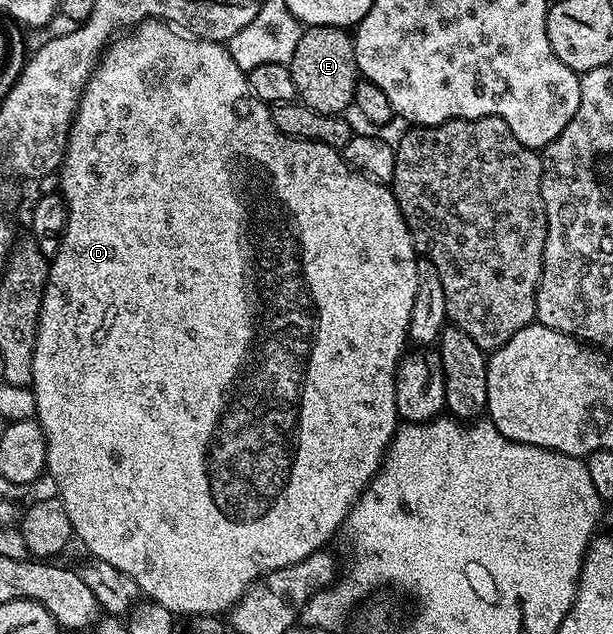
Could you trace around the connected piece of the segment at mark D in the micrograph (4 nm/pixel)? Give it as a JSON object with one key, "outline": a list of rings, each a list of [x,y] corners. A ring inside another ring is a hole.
{"outline":[[[148,18],[148,19],[146,19],[146,20],[143,20],[143,21],[142,21],[142,22],[140,22],[140,24],[136,24],[136,25],[135,25],[135,27],[134,27],[134,28],[132,28],[132,29],[130,29],[130,30],[127,30],[127,31],[124,31],[124,32],[123,32],[123,33],[122,33],[122,34],[119,34],[119,35],[116,35],[116,36],[115,36],[115,37],[114,37],[114,39],[112,39],[112,41],[111,41],[111,43],[110,43],[110,44],[108,44],[108,45],[107,45],[107,47],[106,47],[106,49],[105,49],[105,51],[104,51],[104,52],[103,52],[103,53],[102,53],[102,55],[100,55],[100,58],[99,58],[99,64],[98,64],[98,65],[97,65],[97,66],[96,66],[96,68],[94,68],[94,69],[93,69],[93,70],[92,70],[92,71],[91,71],[91,76],[90,76],[90,78],[89,78],[89,79],[88,79],[88,80],[87,80],[87,84],[86,84],[86,85],[85,85],[85,87],[83,87],[83,93],[82,93],[82,94],[81,94],[81,98],[80,98],[80,99],[79,99],[79,105],[78,105],[78,106],[77,106],[77,110],[76,110],[76,111],[75,111],[75,117],[74,117],[74,118],[73,118],[73,122],[72,122],[72,123],[71,123],[71,129],[70,129],[70,130],[69,130],[69,134],[68,134],[68,135],[67,135],[67,149],[66,149],[66,150],[65,150],[65,154],[64,154],[64,155],[63,155],[63,165],[62,165],[62,166],[60,166],[60,167],[59,167],[59,170],[58,170],[58,173],[57,173],[57,179],[59,179],[59,185],[57,185],[57,188],[58,188],[58,191],[59,191],[59,192],[60,192],[60,193],[61,193],[61,195],[62,195],[62,197],[63,197],[63,201],[64,201],[64,202],[65,202],[65,203],[66,203],[66,204],[67,204],[67,221],[66,221],[66,222],[65,222],[65,230],[64,230],[64,231],[63,231],[63,237],[62,237],[62,238],[61,238],[61,246],[60,246],[60,247],[59,247],[59,249],[58,249],[58,250],[57,250],[57,254],[56,254],[56,255],[55,255],[55,256],[52,256],[52,257],[50,257],[50,260],[49,260],[49,267],[48,267],[48,270],[47,270],[47,285],[46,285],[46,286],[45,286],[45,290],[44,290],[44,291],[43,291],[43,301],[42,301],[42,302],[41,302],[41,310],[40,310],[40,311],[39,311],[39,329],[38,329],[38,330],[37,330],[37,338],[36,338],[36,339],[35,339],[35,349],[34,349],[34,350],[33,350],[33,378],[32,378],[32,379],[31,379],[31,387],[30,387],[30,389],[31,389],[31,392],[32,392],[32,394],[34,394],[34,396],[35,396],[35,415],[34,415],[34,419],[36,419],[36,420],[38,420],[38,422],[39,422],[39,425],[40,425],[40,426],[41,426],[41,430],[42,430],[42,431],[43,431],[43,433],[44,433],[44,434],[45,434],[45,442],[46,442],[46,443],[47,443],[47,466],[46,466],[46,469],[45,469],[45,472],[46,472],[46,475],[47,475],[47,476],[48,476],[48,477],[49,477],[49,476],[50,476],[50,475],[51,475],[51,480],[52,480],[52,482],[53,482],[53,483],[55,483],[55,488],[56,488],[56,489],[55,489],[55,488],[54,488],[54,491],[55,491],[55,492],[56,492],[56,493],[57,493],[57,495],[58,495],[58,498],[59,498],[59,501],[60,501],[60,502],[61,502],[61,503],[63,503],[63,505],[64,505],[64,506],[65,506],[65,514],[69,514],[69,522],[70,522],[70,523],[71,523],[71,531],[72,531],[72,533],[74,533],[74,535],[75,535],[75,536],[76,536],[76,537],[77,537],[77,540],[80,540],[80,542],[81,542],[81,543],[83,543],[83,544],[84,544],[84,546],[85,546],[85,547],[87,547],[87,548],[88,548],[88,550],[89,550],[89,551],[91,551],[91,553],[90,553],[90,555],[91,555],[91,556],[92,556],[92,557],[94,557],[94,559],[97,559],[97,560],[100,560],[100,561],[101,561],[101,562],[109,562],[109,566],[117,566],[117,570],[121,570],[121,571],[122,571],[122,572],[124,572],[124,573],[125,573],[125,574],[129,574],[129,578],[133,578],[133,582],[134,582],[134,583],[135,583],[135,587],[136,587],[136,588],[138,588],[138,589],[139,589],[139,591],[140,591],[140,593],[142,593],[142,595],[143,595],[143,596],[144,596],[144,597],[146,597],[146,599],[148,599],[148,600],[155,600],[155,601],[157,601],[157,603],[158,603],[158,604],[160,604],[160,605],[161,605],[161,606],[165,606],[165,610],[169,610],[169,611],[170,611],[170,612],[174,612],[174,613],[176,613],[176,614],[178,614],[178,615],[179,615],[179,616],[180,616],[180,617],[183,617],[183,618],[190,618],[190,617],[192,617],[192,616],[214,616],[214,615],[216,615],[216,614],[223,614],[223,613],[226,613],[226,612],[227,612],[227,611],[228,611],[228,610],[230,610],[230,609],[232,609],[232,608],[234,608],[234,606],[235,606],[235,603],[237,603],[237,601],[239,601],[239,599],[241,599],[241,598],[242,598],[242,597],[243,597],[243,595],[244,595],[244,594],[245,594],[245,590],[246,590],[246,589],[247,589],[247,587],[248,587],[248,586],[250,586],[250,584],[253,584],[253,583],[255,583],[255,581],[256,581],[256,580],[258,580],[258,579],[260,579],[260,578],[263,578],[263,577],[266,577],[266,575],[267,575],[267,573],[269,573],[269,572],[272,572],[272,571],[273,571],[273,570],[277,570],[277,569],[278,569],[278,568],[291,568],[291,567],[293,567],[293,566],[294,566],[294,565],[295,565],[295,564],[299,564],[299,563],[301,563],[301,561],[303,561],[303,560],[304,560],[304,559],[305,559],[305,558],[309,558],[309,557],[310,557],[310,556],[312,556],[312,555],[313,555],[313,553],[315,553],[315,552],[317,552],[317,551],[320,551],[320,549],[322,549],[322,548],[323,548],[323,547],[324,547],[324,546],[327,546],[327,543],[329,543],[329,542],[330,542],[330,540],[331,540],[331,535],[333,535],[333,534],[334,534],[334,532],[335,532],[335,531],[337,531],[337,530],[338,530],[338,528],[339,528],[339,531],[340,531],[340,529],[342,529],[342,528],[343,528],[343,527],[344,527],[344,524],[345,524],[345,521],[346,521],[346,518],[347,518],[347,515],[349,515],[349,513],[351,513],[351,507],[353,507],[353,506],[354,506],[354,504],[356,504],[356,502],[358,502],[358,500],[359,500],[359,496],[360,496],[360,495],[361,495],[361,493],[363,493],[363,492],[364,492],[364,490],[365,490],[365,489],[366,489],[366,488],[367,488],[367,483],[368,483],[368,482],[370,482],[370,481],[371,481],[371,479],[373,479],[373,477],[374,477],[374,476],[376,476],[376,475],[377,475],[377,474],[378,474],[378,472],[379,472],[379,467],[381,467],[381,465],[382,465],[382,464],[383,464],[383,458],[384,458],[384,456],[386,456],[386,455],[387,455],[387,447],[388,447],[388,446],[390,446],[390,445],[391,445],[391,439],[393,439],[393,438],[394,438],[394,436],[395,436],[395,430],[396,430],[396,428],[398,428],[398,427],[399,427],[399,425],[400,425],[400,423],[401,423],[401,417],[400,417],[400,414],[399,414],[399,411],[398,411],[398,410],[397,410],[397,394],[396,394],[396,393],[395,393],[395,370],[396,370],[396,368],[398,368],[398,367],[399,367],[399,362],[400,362],[400,359],[401,359],[401,357],[402,357],[402,356],[403,356],[403,355],[404,355],[404,352],[405,352],[405,347],[404,347],[404,348],[403,348],[403,343],[405,343],[405,342],[406,342],[406,343],[408,343],[408,340],[409,340],[409,333],[410,333],[410,330],[411,330],[411,327],[410,327],[410,326],[409,326],[409,318],[410,318],[410,317],[411,317],[411,315],[412,315],[412,314],[413,314],[413,302],[414,302],[414,301],[415,301],[415,299],[416,299],[416,298],[417,298],[417,282],[418,282],[418,281],[419,281],[419,275],[418,275],[418,274],[417,274],[417,266],[418,266],[418,265],[419,265],[419,260],[418,260],[418,259],[417,259],[417,253],[416,253],[416,251],[415,251],[415,244],[414,244],[414,242],[412,242],[412,241],[411,241],[411,235],[410,235],[410,234],[409,234],[409,230],[408,230],[408,229],[407,229],[407,223],[406,223],[406,222],[405,222],[405,218],[404,218],[404,217],[403,217],[403,215],[402,215],[402,214],[401,214],[401,210],[400,210],[400,209],[399,209],[399,203],[398,203],[398,202],[397,202],[397,198],[396,198],[396,197],[395,197],[395,193],[394,193],[394,191],[392,191],[392,189],[391,189],[391,188],[390,188],[390,187],[388,187],[388,185],[386,185],[386,184],[380,184],[380,183],[379,183],[379,181],[378,181],[378,180],[372,180],[372,179],[371,179],[371,177],[369,177],[369,176],[365,176],[365,175],[363,175],[363,173],[361,173],[361,172],[357,172],[357,171],[355,171],[355,169],[353,169],[353,168],[351,168],[351,167],[350,167],[350,166],[348,166],[348,165],[347,165],[347,163],[345,163],[345,162],[344,162],[344,160],[343,160],[343,158],[342,158],[342,155],[341,155],[341,152],[340,152],[340,149],[338,149],[338,148],[330,148],[330,146],[329,146],[329,145],[327,145],[327,144],[322,144],[322,143],[321,143],[321,142],[317,142],[317,141],[316,141],[316,140],[298,140],[298,138],[297,138],[297,137],[295,137],[295,136],[286,136],[286,134],[284,134],[284,133],[283,133],[283,132],[282,132],[282,131],[281,131],[281,130],[277,130],[277,126],[276,126],[276,125],[275,125],[275,123],[274,123],[274,122],[273,122],[273,118],[272,118],[272,117],[271,117],[271,108],[270,108],[270,107],[268,107],[268,105],[266,105],[266,104],[264,104],[264,103],[263,103],[263,101],[261,101],[261,100],[259,100],[259,99],[257,99],[257,97],[256,97],[256,96],[255,96],[255,95],[253,95],[253,93],[251,93],[251,88],[250,88],[250,87],[249,87],[249,85],[248,85],[248,84],[247,84],[247,73],[245,73],[245,72],[243,72],[243,71],[242,71],[242,70],[241,70],[241,66],[237,66],[237,62],[233,62],[233,58],[232,58],[232,57],[231,57],[231,55],[230,55],[230,54],[229,54],[229,50],[228,50],[228,49],[227,49],[227,46],[226,46],[226,43],[223,43],[223,42],[220,42],[220,41],[218,41],[218,40],[205,40],[205,39],[202,39],[202,38],[196,38],[196,37],[194,37],[194,36],[192,36],[192,35],[190,35],[190,34],[184,34],[184,33],[183,33],[183,32],[182,32],[182,31],[179,31],[179,30],[176,30],[176,29],[175,29],[175,28],[174,28],[174,27],[172,27],[172,25],[170,25],[170,24],[168,24],[168,23],[166,23],[166,22],[164,22],[164,21],[162,21],[162,20],[153,20],[153,19],[150,19],[150,18]]]}

